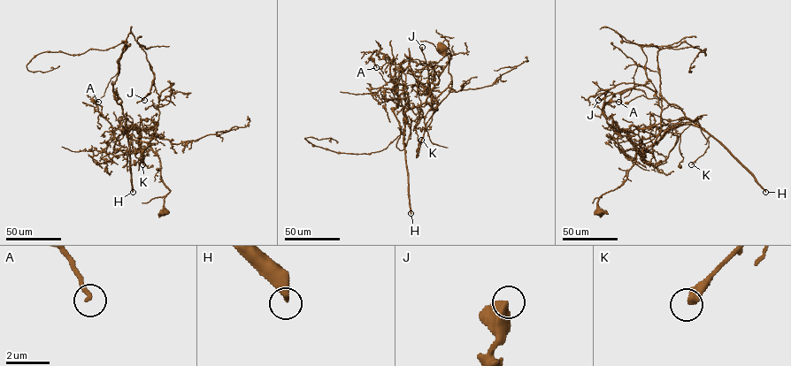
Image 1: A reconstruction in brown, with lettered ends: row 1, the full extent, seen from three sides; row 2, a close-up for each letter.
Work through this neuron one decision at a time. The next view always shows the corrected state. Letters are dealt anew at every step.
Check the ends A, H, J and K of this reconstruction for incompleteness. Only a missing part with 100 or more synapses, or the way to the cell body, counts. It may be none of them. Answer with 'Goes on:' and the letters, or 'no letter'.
Goes on: H

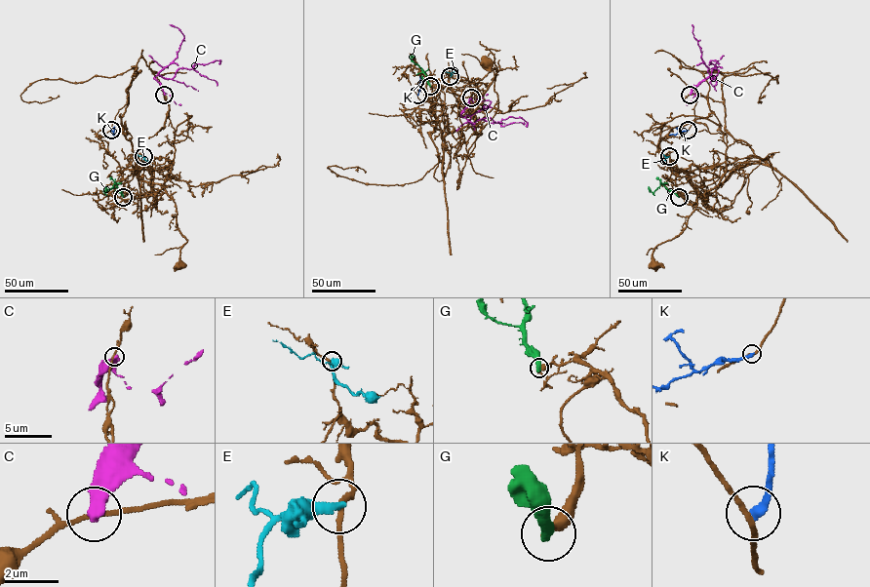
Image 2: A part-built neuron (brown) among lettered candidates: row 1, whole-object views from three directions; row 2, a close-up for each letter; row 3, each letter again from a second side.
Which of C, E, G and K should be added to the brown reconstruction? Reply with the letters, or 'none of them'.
none of them

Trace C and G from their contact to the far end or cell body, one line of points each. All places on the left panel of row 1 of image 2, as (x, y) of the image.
C: (164, 95), (154, 78), (158, 75), (172, 79), (179, 68), (191, 69), (195, 63), (217, 60), (219, 64)
G: (123, 197), (115, 183), (104, 192), (105, 186)

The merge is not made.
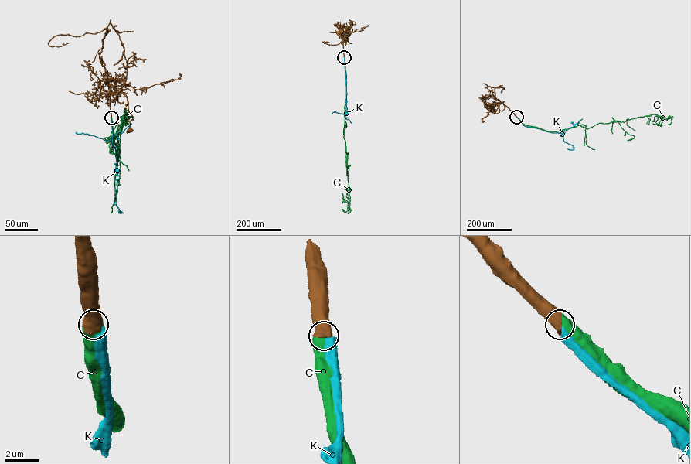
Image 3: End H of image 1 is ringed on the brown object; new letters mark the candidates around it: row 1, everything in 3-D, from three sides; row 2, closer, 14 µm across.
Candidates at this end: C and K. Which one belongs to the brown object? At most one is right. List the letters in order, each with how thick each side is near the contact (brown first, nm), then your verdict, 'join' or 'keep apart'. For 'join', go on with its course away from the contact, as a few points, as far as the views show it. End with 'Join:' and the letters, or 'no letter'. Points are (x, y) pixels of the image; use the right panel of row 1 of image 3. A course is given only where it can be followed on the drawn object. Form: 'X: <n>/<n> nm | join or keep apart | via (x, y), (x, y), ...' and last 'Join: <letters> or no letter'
C: 750/700 nm | join | via (516, 117), (553, 131), (653, 114), (669, 115), (670, 124)
K: 600/400 nm | keep apart
Join: C

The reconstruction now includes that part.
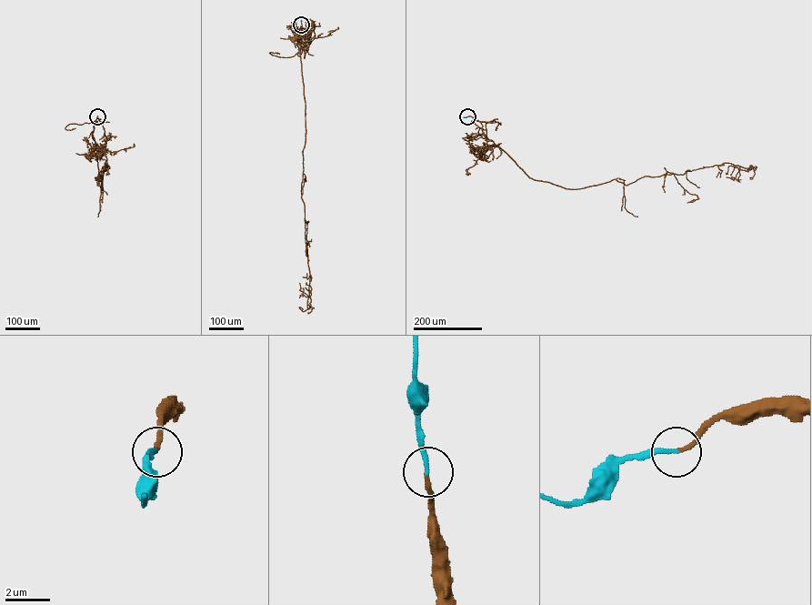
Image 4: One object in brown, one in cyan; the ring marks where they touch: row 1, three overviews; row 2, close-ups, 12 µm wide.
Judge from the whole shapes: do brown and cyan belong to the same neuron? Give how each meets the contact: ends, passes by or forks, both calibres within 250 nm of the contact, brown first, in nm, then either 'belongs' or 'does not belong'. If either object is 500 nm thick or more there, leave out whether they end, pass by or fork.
brown ends; cyan ends; calibres 180 and 200 nm; belongs

